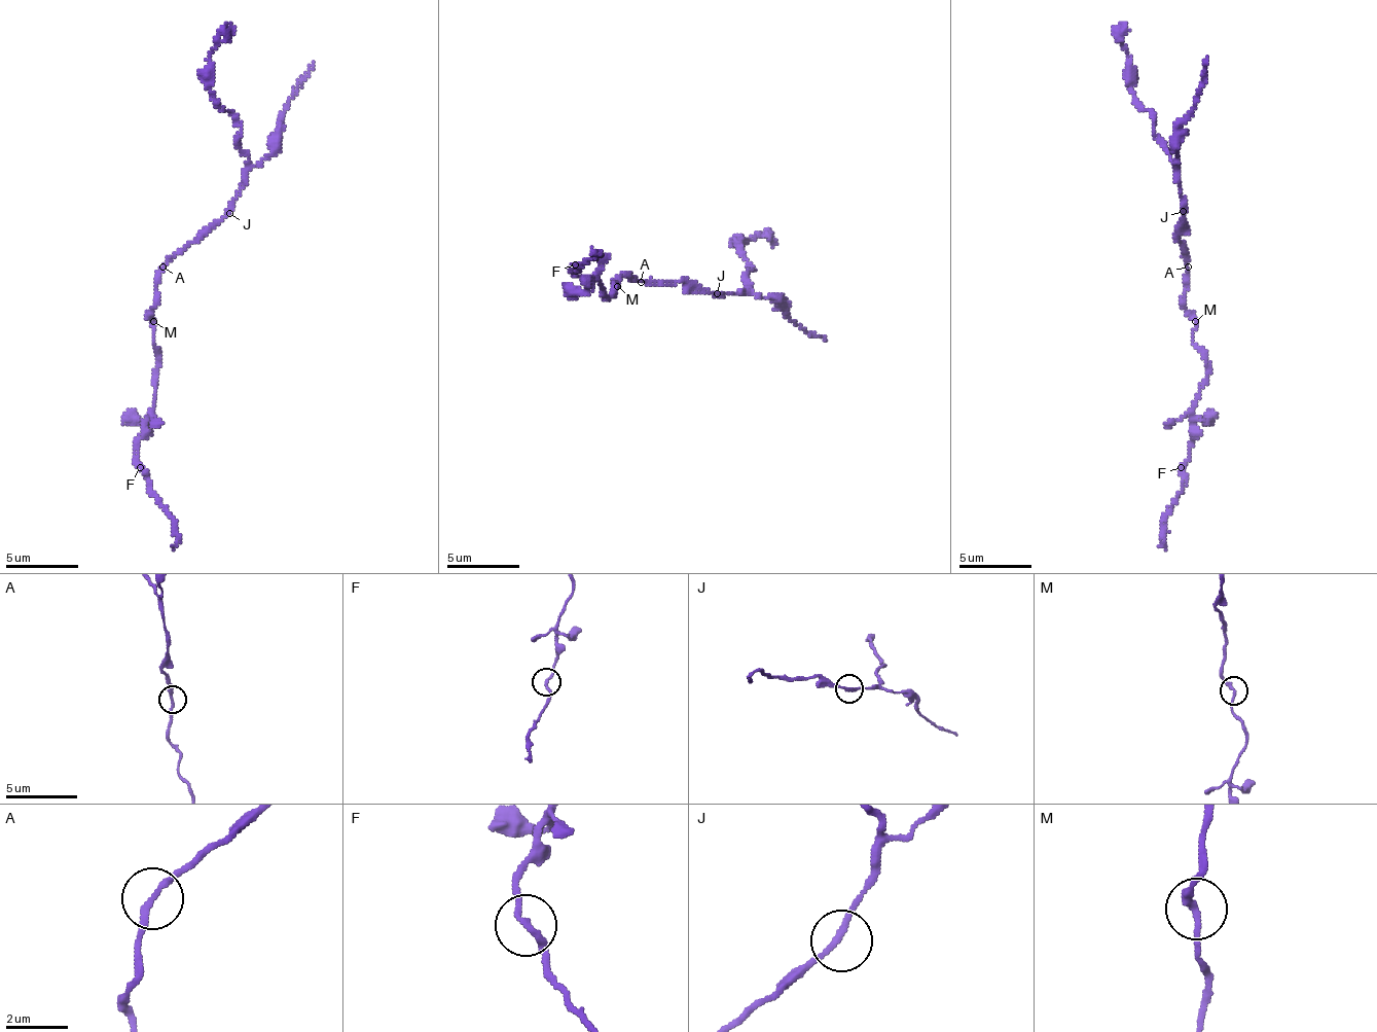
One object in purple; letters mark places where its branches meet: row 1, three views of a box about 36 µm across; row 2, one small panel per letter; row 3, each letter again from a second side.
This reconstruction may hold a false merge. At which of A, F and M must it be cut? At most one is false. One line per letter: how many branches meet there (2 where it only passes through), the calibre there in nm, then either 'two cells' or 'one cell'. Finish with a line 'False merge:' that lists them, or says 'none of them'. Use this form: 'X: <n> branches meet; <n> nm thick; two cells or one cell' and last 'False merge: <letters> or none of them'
A: 2 branches meet; 190 nm thick; one cell
F: 2 branches meet; 190 nm thick; one cell
M: 2 branches meet; 200 nm thick; one cell
False merge: none of them

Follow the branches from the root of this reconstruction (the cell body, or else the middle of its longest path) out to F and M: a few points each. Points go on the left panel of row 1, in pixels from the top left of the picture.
F: (164, 268), (155, 286), (153, 312), (154, 405), (147, 434), (138, 441), (140, 467)
M: (164, 268), (159, 282), (155, 286), (154, 322)

